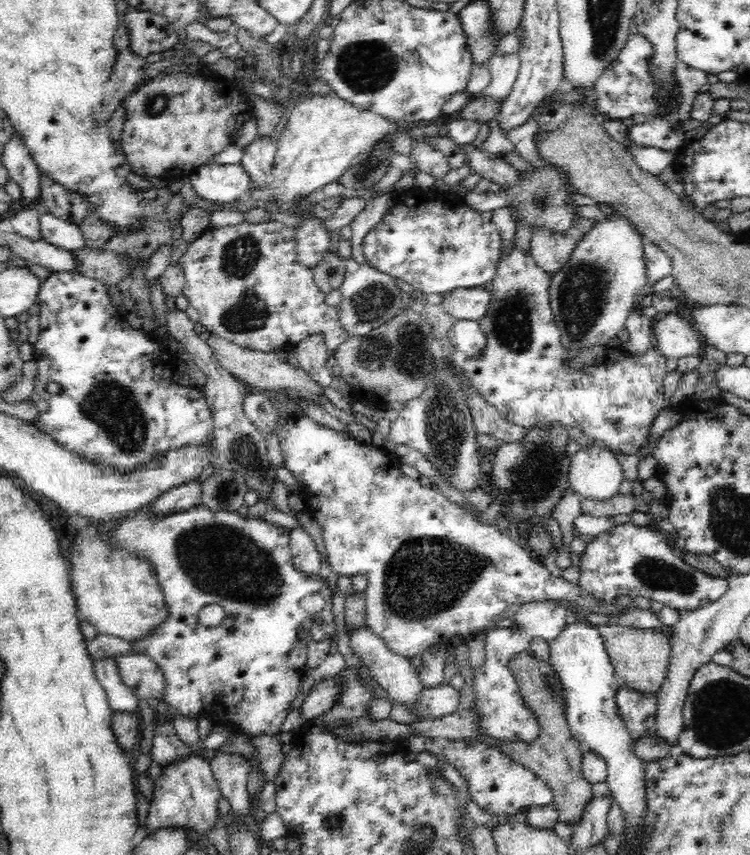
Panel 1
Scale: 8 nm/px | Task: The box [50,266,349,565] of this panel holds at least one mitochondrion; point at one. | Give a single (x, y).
(112, 405)

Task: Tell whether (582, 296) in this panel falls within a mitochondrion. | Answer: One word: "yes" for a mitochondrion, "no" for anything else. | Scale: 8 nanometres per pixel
yes

